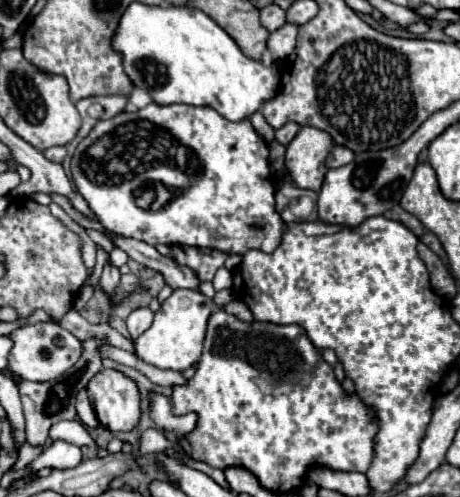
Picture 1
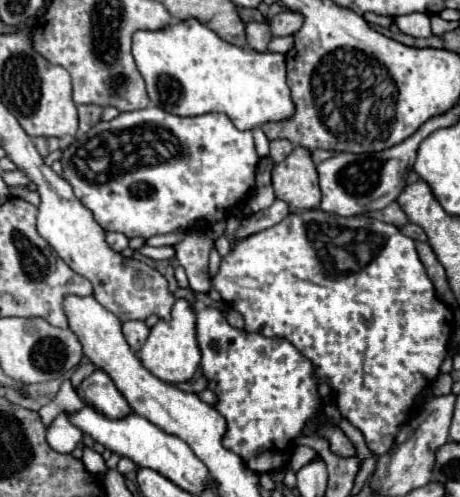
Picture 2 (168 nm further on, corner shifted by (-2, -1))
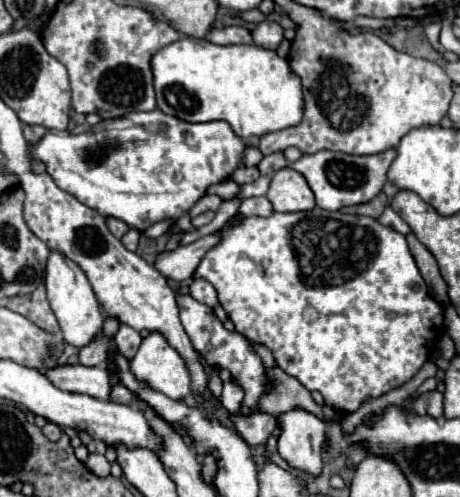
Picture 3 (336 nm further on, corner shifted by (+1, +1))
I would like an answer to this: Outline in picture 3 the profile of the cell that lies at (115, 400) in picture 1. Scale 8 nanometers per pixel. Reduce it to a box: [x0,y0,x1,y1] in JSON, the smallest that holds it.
[47,363,111,399]

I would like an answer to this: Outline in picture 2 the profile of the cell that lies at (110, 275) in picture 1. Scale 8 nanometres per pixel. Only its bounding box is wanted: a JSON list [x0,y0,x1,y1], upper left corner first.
[106,233,128,253]

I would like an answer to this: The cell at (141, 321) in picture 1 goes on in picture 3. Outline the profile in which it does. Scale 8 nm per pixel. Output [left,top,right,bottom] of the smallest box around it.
[115,323,141,361]

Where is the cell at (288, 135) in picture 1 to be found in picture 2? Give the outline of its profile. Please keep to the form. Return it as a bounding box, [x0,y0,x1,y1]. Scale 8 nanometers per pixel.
[270,139,294,163]

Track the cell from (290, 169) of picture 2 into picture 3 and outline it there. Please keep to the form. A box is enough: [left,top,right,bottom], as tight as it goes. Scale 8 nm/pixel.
[267,169,315,211]

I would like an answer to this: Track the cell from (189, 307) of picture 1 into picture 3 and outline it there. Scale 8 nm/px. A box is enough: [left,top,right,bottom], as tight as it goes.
[129,333,191,401]

